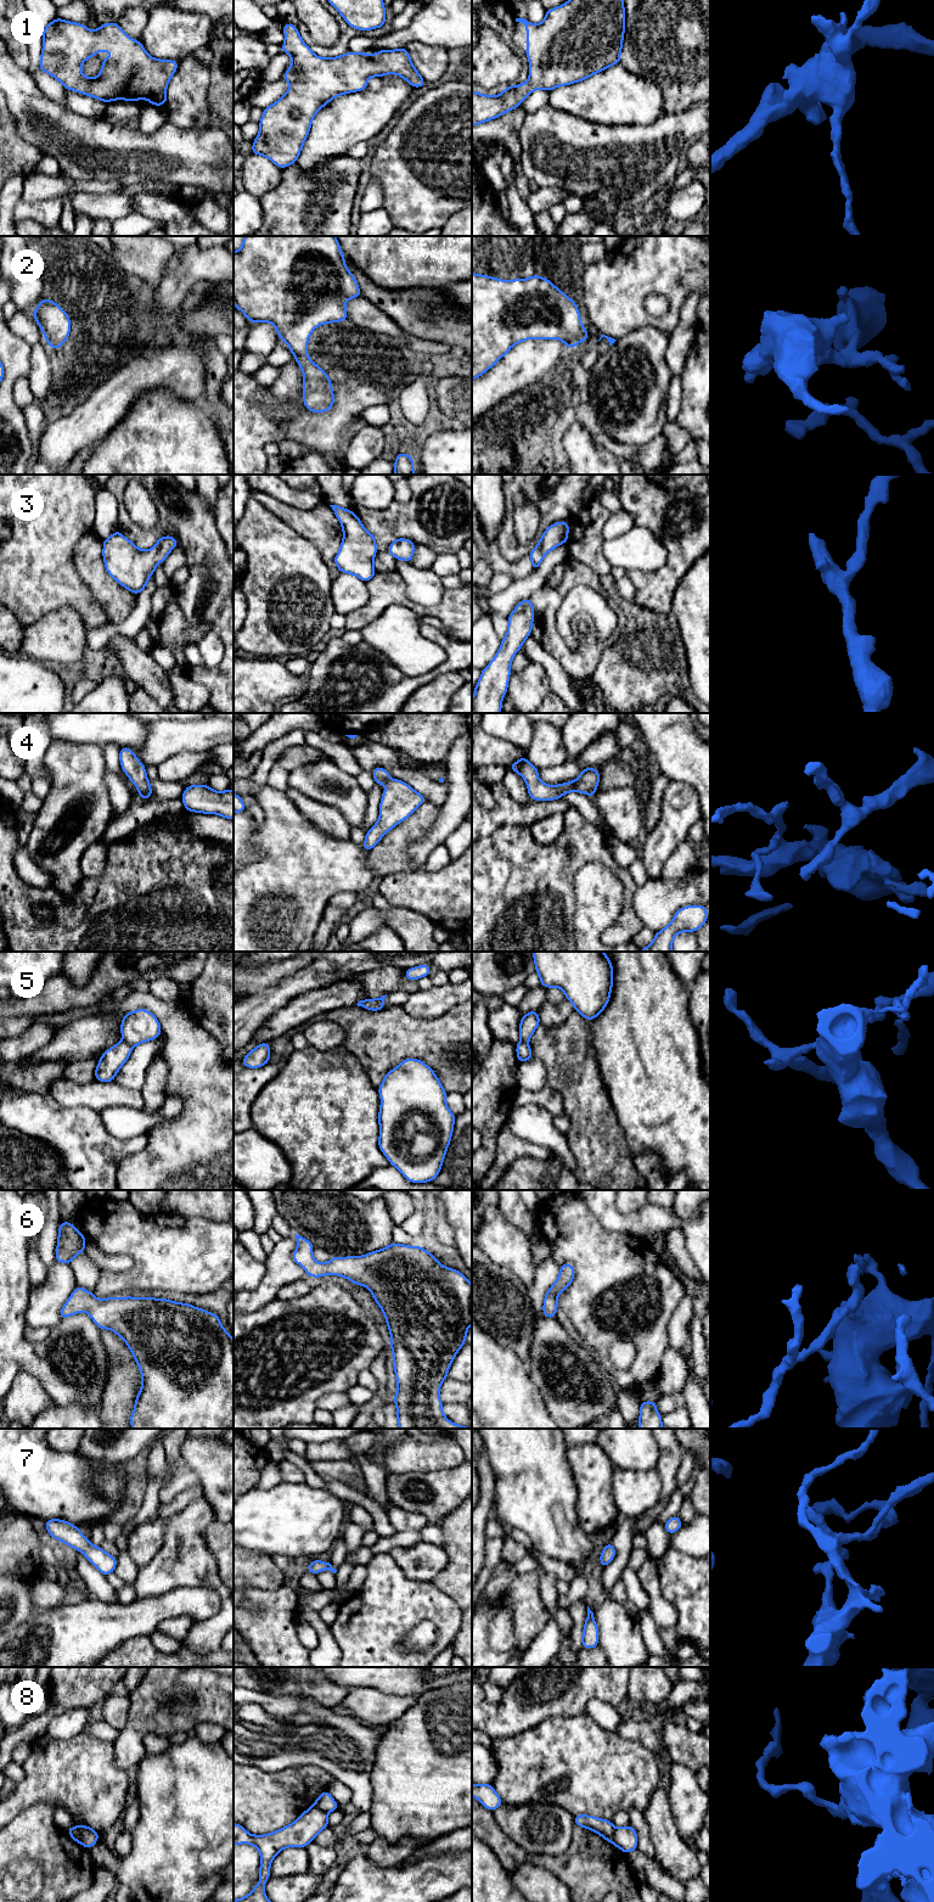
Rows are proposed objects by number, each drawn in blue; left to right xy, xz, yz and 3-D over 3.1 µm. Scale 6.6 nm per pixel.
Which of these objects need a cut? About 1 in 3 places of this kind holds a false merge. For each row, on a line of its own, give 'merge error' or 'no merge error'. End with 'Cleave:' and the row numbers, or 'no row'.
1: no merge error
2: no merge error
3: no merge error
4: no merge error
5: merge error
6: no merge error
7: no merge error
8: merge error
Cleave: 5, 8

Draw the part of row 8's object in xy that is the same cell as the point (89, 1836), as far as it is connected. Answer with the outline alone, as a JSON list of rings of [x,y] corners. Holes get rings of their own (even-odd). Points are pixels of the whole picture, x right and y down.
[[[75,1825],[80,1831],[80,1844],[85,1848],[91,1848],[99,1840],[100,1834],[89,1825]]]

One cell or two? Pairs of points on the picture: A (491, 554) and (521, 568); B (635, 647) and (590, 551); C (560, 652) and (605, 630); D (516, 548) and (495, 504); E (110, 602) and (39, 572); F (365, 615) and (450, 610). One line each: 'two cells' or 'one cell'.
A: one cell
B: two cells
C: two cells
D: two cells
E: two cells
F: one cell

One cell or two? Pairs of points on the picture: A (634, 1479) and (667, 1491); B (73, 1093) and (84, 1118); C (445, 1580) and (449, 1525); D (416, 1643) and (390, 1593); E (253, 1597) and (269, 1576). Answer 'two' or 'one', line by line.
A: two
B: two
C: one
D: two
E: two

